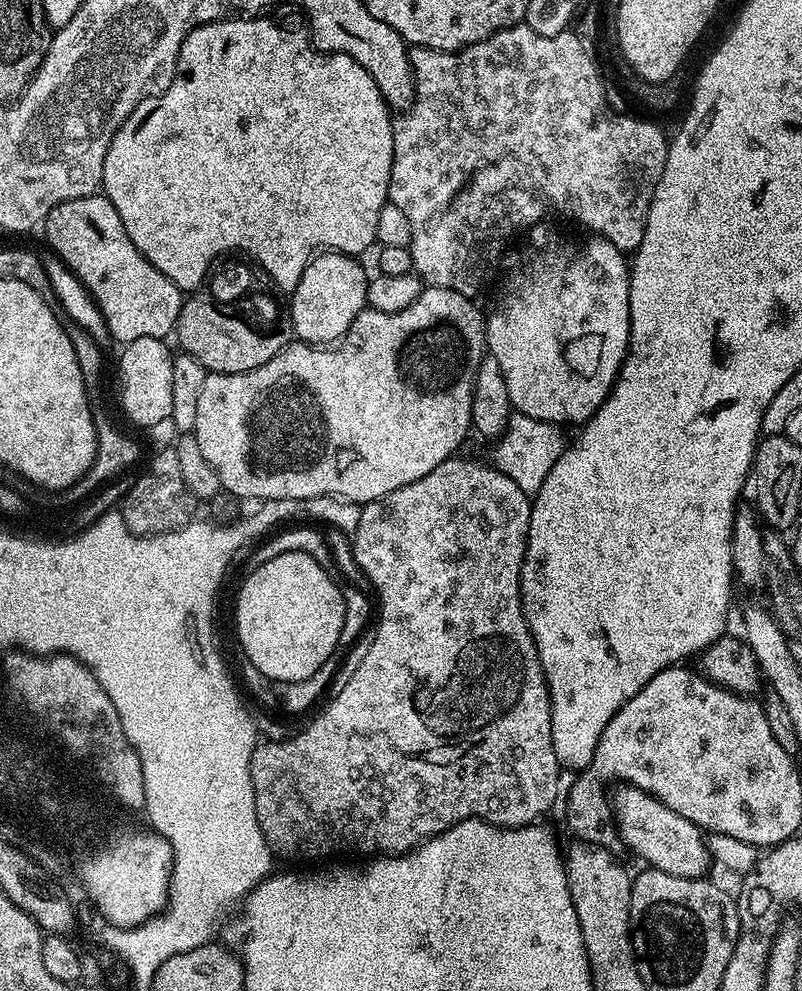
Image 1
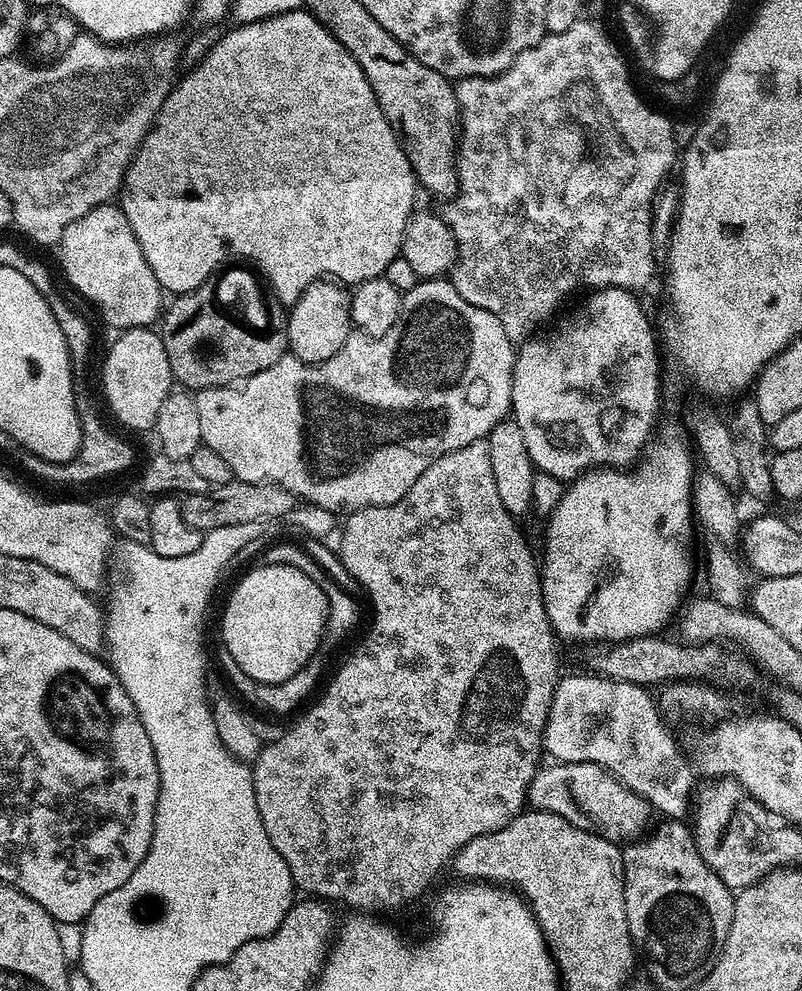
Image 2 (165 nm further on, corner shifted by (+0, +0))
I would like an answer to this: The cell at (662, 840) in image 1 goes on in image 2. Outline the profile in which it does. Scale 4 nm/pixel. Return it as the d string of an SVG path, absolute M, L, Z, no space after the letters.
M550 764L549 768L548 765L541 767L530 782L528 804L533 809L556 814L582 830L596 832L613 842L631 842L649 831L648 819L654 816L653 807L602 766Z

